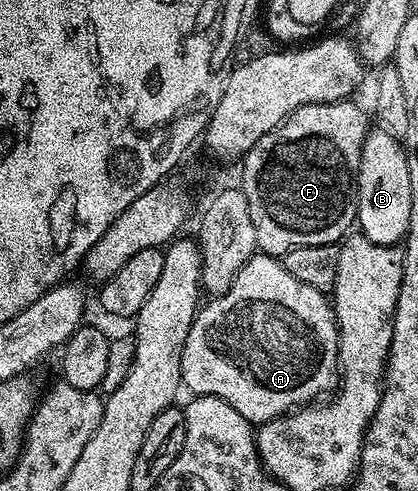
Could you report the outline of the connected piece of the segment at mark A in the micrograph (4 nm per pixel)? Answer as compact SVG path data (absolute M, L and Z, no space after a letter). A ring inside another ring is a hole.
M261 252L247 260L240 268L240 272L232 280L231 286L223 294L211 297L210 303L203 305L194 316L194 323L188 332L188 340L184 344L182 353L182 385L191 395L211 394L223 398L240 416L244 416L252 424L270 422L273 418L280 418L283 414L291 413L295 408L301 408L313 403L325 390L333 391L339 380L338 372L338 320L334 317L334 308L331 299L316 288L308 288L308 284L300 284L296 276L291 276L277 257Z

